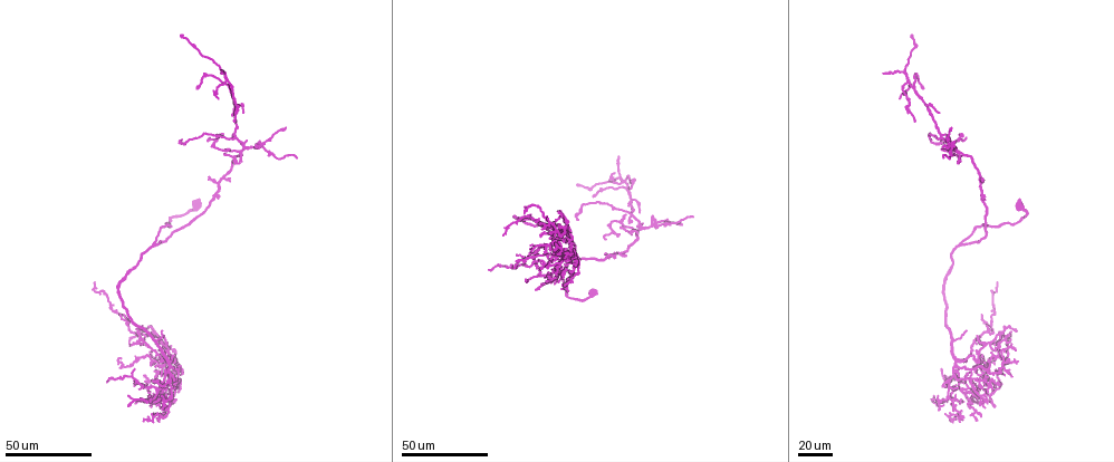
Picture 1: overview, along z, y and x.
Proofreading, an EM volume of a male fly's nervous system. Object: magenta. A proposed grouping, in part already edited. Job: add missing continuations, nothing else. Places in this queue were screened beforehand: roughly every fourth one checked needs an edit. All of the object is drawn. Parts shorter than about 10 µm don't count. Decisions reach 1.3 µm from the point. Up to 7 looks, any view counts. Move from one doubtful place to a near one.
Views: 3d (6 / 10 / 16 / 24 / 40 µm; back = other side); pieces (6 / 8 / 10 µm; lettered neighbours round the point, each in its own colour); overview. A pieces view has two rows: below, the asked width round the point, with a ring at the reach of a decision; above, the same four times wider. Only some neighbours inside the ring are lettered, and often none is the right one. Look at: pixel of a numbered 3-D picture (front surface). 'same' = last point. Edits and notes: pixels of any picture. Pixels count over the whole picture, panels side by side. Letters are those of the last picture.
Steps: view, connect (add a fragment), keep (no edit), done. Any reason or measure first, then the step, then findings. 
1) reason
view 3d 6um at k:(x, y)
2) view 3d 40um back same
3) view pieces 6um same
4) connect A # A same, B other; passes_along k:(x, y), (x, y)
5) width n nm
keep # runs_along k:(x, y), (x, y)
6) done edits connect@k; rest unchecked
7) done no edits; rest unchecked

branch stops here
view 3d 24um at 1:(132, 345)

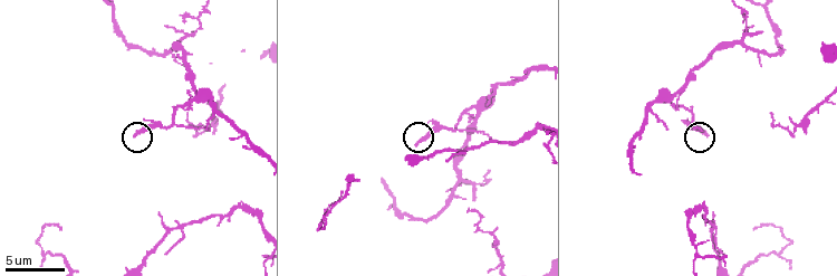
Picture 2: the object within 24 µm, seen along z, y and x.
view 3d 6um at 2:(704, 136)

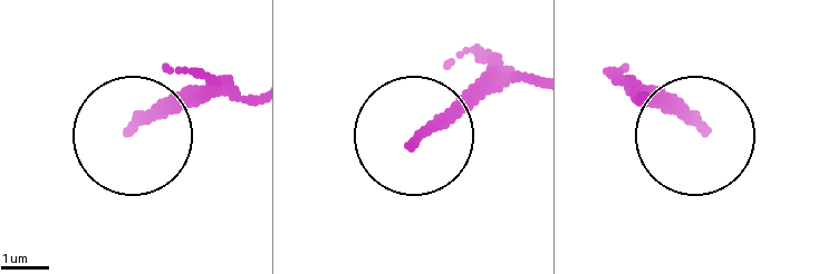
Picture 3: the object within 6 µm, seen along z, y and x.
view pieces 10um at 3:(415, 144)

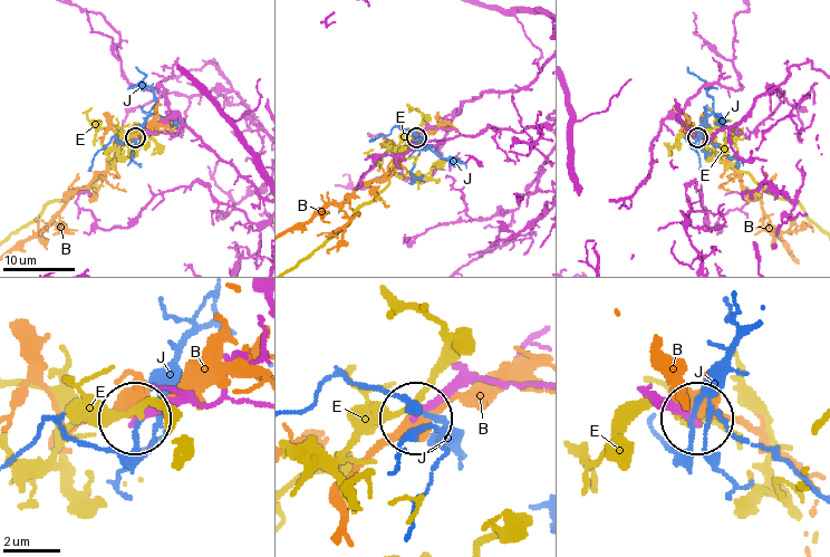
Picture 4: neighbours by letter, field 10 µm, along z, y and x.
keep # B other, E other, J other; none of them fits

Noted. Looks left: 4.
tapers out
view 3d 40um at 1:(297, 157)

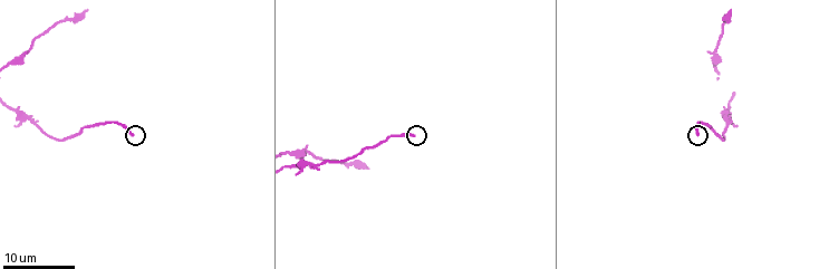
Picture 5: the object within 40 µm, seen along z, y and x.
see the neighbours
view pieces 6um at 5:(132, 132)

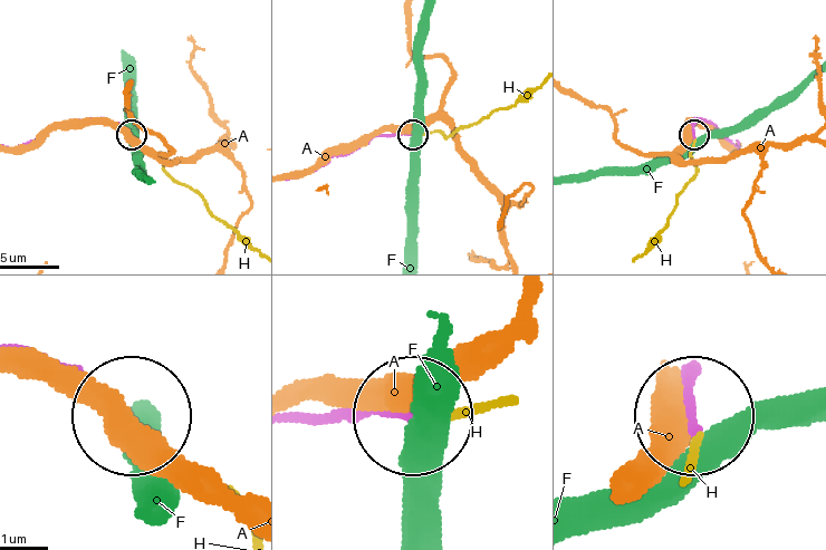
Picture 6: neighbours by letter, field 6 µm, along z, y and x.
connect H # A other, F other, H same; the neuron continues

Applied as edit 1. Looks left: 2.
tapers out
view 3d 24um at 1:(619, 156)

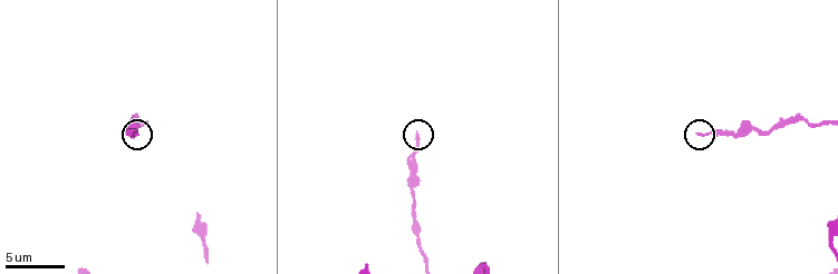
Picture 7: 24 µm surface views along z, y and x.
view pieces 8um at 7:(419, 134)

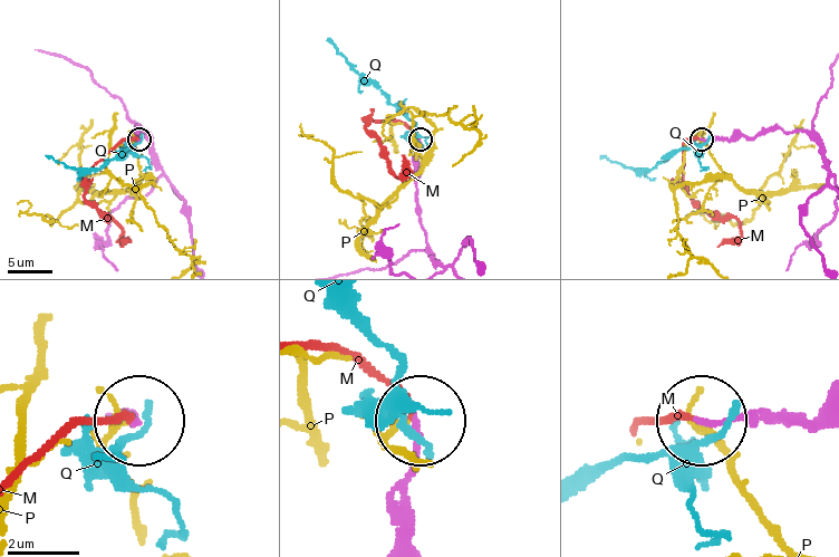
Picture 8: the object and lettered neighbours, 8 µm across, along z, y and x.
connect M # M same, P other, Q other; passes_along 8:(796, 415), (657, 415), (646, 425); the neuron continues

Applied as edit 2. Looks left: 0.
done edits connect@6, connect@8; rest unchecked

